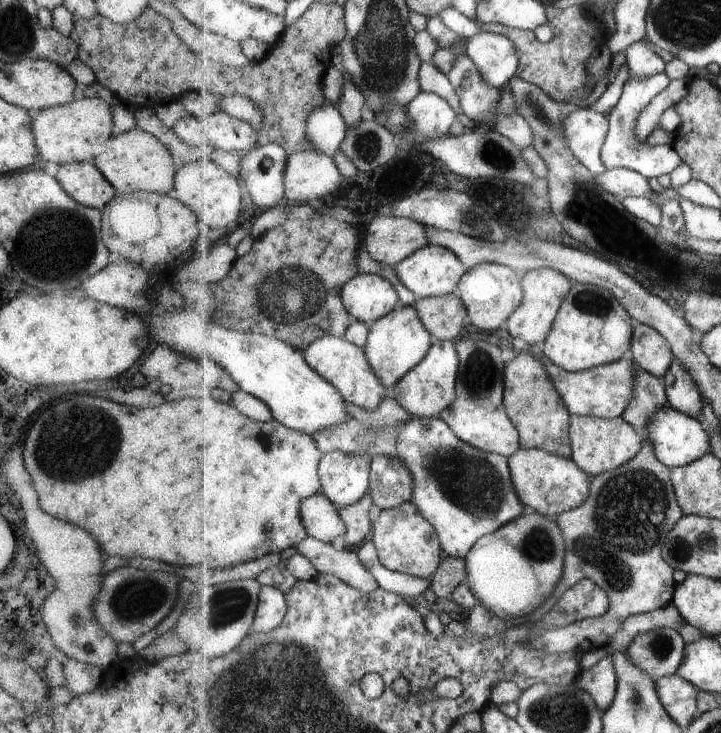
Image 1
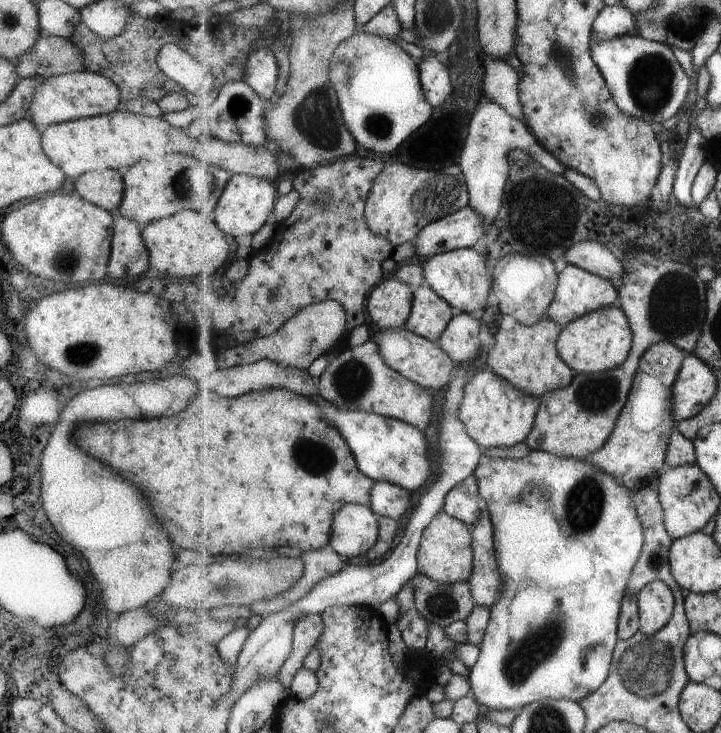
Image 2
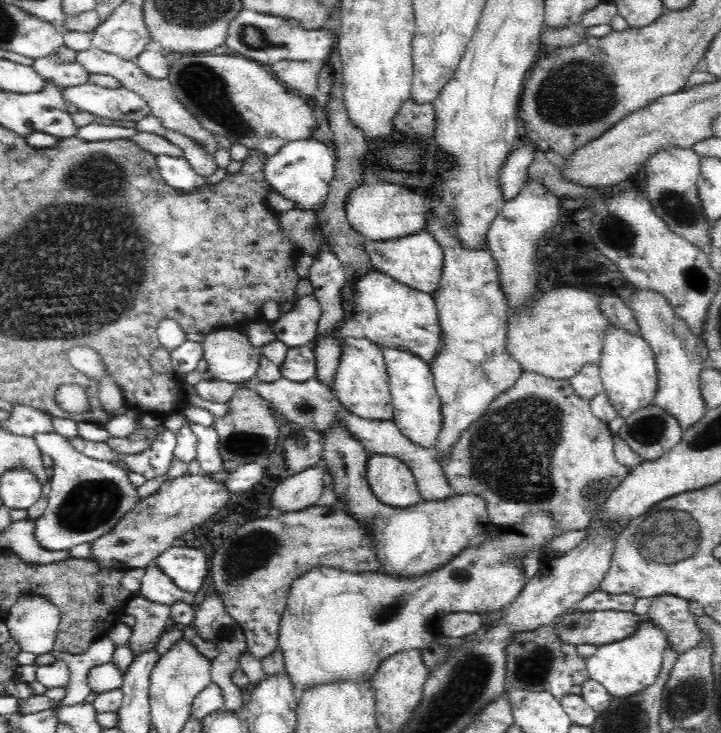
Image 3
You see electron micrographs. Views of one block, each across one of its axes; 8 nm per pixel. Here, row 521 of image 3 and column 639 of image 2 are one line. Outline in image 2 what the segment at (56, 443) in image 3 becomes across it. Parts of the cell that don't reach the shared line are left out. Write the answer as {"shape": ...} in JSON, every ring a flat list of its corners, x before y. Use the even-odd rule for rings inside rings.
{"shape":[[640,34,619,36,603,42,592,40,591,54,614,94,619,108,627,116,647,120,658,126,676,116,685,98,689,96,691,78,677,60,673,48,667,43,649,40]]}

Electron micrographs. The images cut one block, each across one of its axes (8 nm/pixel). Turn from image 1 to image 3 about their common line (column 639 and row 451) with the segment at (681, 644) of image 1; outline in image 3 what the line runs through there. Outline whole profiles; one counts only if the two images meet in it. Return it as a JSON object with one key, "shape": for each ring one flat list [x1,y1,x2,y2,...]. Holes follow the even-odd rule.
{"shape":[[650,404,625,418,618,435,643,460,656,460,680,442,682,432,676,417]]}

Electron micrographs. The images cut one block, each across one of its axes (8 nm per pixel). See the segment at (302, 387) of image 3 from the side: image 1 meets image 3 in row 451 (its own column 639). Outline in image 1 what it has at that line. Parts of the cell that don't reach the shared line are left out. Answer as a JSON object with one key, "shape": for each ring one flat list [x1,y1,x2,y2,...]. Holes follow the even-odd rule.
{"shape":[[637,363,637,378,635,378,635,396,623,412,624,419,635,426,635,430,645,435,649,418,668,406,666,383,643,370]]}

